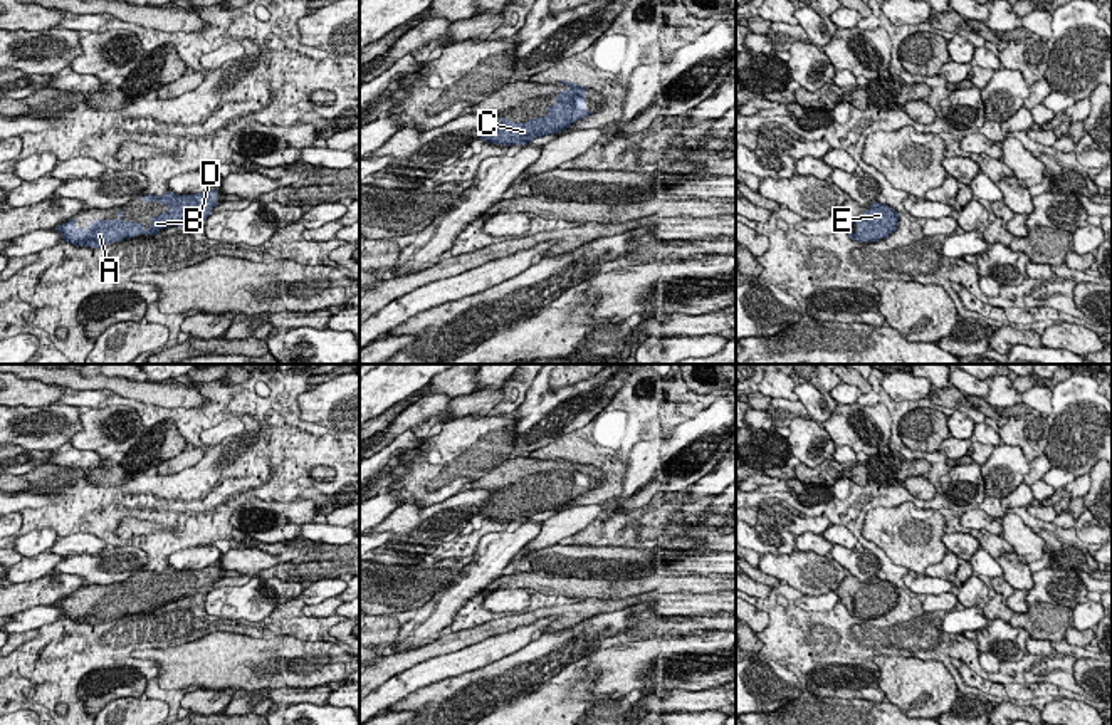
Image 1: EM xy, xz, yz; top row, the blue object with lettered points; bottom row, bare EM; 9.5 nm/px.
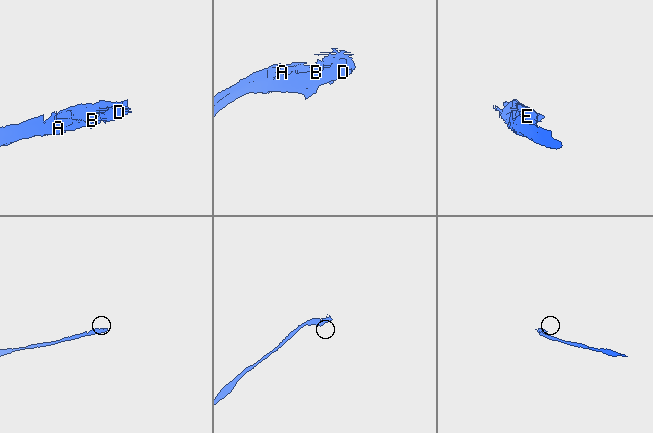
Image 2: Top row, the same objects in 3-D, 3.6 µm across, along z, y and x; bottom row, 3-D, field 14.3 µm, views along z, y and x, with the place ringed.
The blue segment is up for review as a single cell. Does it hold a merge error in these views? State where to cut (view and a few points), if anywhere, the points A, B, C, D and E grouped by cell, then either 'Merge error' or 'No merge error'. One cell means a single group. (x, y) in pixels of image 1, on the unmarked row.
No split. Groups: A B C D E. No merge error

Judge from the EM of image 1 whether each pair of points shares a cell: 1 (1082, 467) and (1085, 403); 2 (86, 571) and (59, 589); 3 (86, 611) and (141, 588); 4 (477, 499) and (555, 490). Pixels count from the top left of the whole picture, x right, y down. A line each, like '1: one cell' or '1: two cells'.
1: one cell
2: two cells
3: one cell
4: two cells

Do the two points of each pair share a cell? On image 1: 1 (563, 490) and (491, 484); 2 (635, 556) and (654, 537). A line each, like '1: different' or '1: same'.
1: same
2: different

